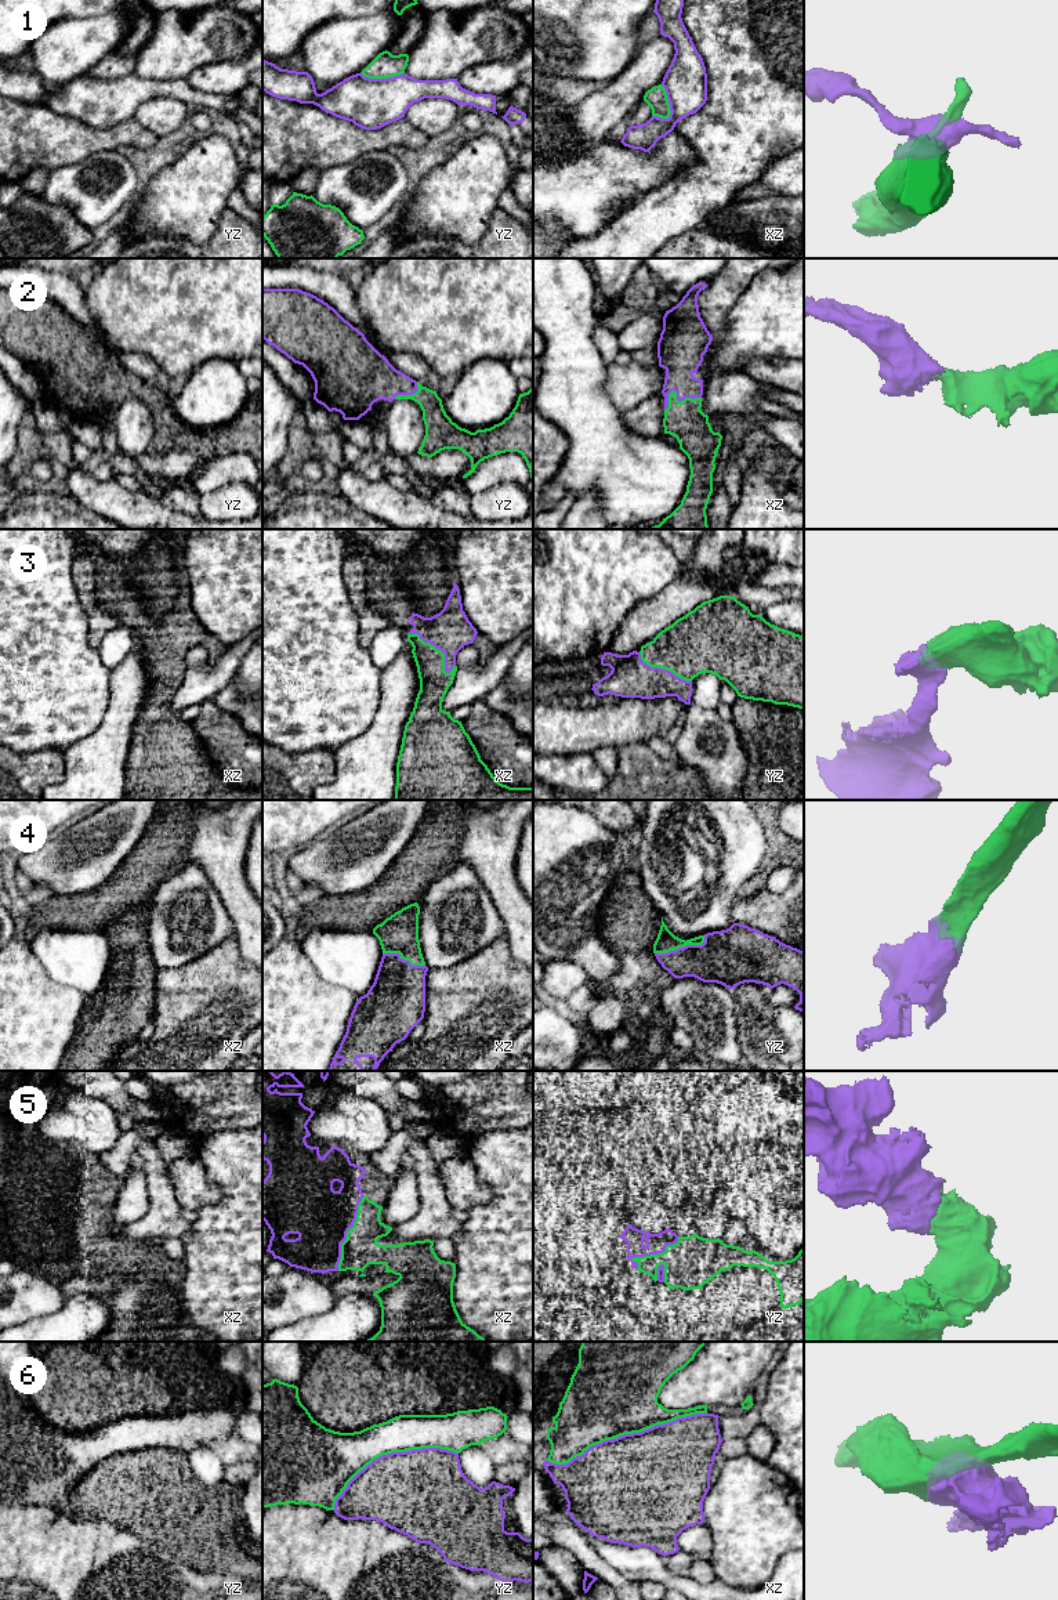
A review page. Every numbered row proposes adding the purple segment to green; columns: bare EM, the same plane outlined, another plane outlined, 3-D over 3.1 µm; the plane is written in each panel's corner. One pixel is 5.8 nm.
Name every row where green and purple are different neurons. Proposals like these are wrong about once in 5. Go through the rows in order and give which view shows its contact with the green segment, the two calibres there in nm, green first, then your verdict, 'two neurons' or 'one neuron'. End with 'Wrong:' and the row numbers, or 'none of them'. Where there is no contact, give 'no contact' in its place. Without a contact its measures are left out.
1: xz | 120/260 nm | two neurons
2: xz | 220/240 nm | one neuron
3: xz | 180/240 nm | one neuron
4: yz | 120/300 nm | one neuron
5: xz | 200/340 nm | one neuron
6: xz | 500/480 nm | two neurons
Wrong: 1, 6

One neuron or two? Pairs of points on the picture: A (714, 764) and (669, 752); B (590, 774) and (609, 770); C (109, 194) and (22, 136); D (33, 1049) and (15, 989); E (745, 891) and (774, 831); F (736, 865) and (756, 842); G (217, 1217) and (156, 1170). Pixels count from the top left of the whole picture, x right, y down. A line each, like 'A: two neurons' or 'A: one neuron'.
A: two neurons
B: two neurons
C: two neurons
D: one neuron
E: one neuron
F: one neuron
G: two neurons

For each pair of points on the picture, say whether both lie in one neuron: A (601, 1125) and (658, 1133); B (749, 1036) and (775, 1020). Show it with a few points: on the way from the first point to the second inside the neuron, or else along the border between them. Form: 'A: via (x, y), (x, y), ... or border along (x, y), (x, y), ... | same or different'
A: via (615, 1133), (644, 1133) | same
B: via (750, 1027), (752, 1023), (765, 1023) | same

